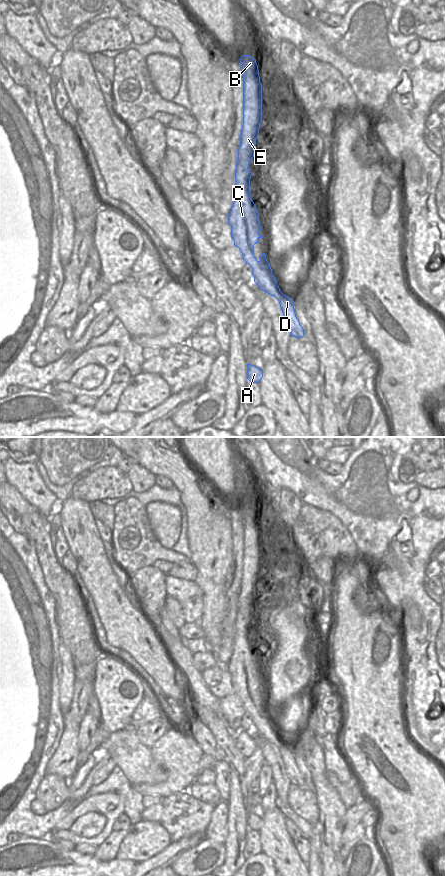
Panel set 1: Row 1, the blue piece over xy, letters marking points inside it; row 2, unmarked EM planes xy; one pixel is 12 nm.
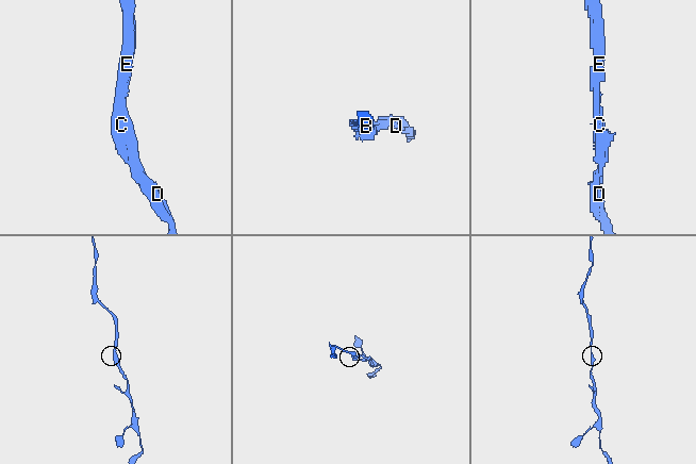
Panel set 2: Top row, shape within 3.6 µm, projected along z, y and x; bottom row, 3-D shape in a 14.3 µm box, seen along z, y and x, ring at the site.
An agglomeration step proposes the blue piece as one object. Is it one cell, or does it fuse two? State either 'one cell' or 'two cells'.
one cell

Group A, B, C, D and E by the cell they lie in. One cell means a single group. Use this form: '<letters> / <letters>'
A B C D E

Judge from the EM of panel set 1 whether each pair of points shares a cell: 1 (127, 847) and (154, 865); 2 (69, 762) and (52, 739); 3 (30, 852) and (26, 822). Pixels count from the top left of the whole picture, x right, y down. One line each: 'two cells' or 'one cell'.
1: two cells
2: two cells
3: two cells

